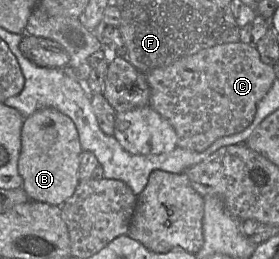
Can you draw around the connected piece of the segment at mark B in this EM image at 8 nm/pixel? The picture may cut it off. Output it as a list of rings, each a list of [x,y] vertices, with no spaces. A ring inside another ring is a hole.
[[[43,108],[24,118],[17,161],[22,188],[30,201],[62,206],[75,191],[82,148],[73,121],[53,108]]]

